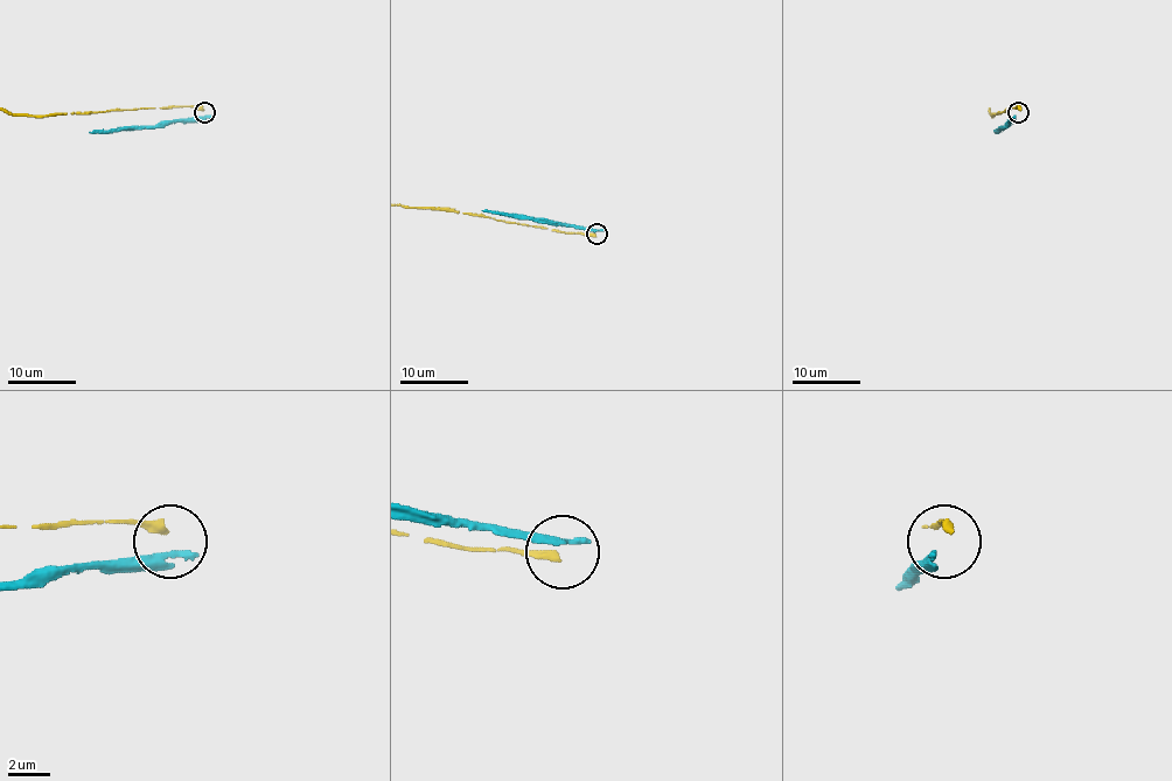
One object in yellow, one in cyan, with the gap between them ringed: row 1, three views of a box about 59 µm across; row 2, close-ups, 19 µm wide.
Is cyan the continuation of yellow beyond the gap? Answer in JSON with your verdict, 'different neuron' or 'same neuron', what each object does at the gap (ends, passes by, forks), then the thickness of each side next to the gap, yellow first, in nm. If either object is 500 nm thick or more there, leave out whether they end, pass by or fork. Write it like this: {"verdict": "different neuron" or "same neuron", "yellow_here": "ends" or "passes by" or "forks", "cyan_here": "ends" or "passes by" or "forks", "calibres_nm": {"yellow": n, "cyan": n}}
{"verdict": "different neuron", "yellow_here": "ends", "cyan_here": "passes by", "calibres_nm": {"yellow": 400, "cyan": 280}}

